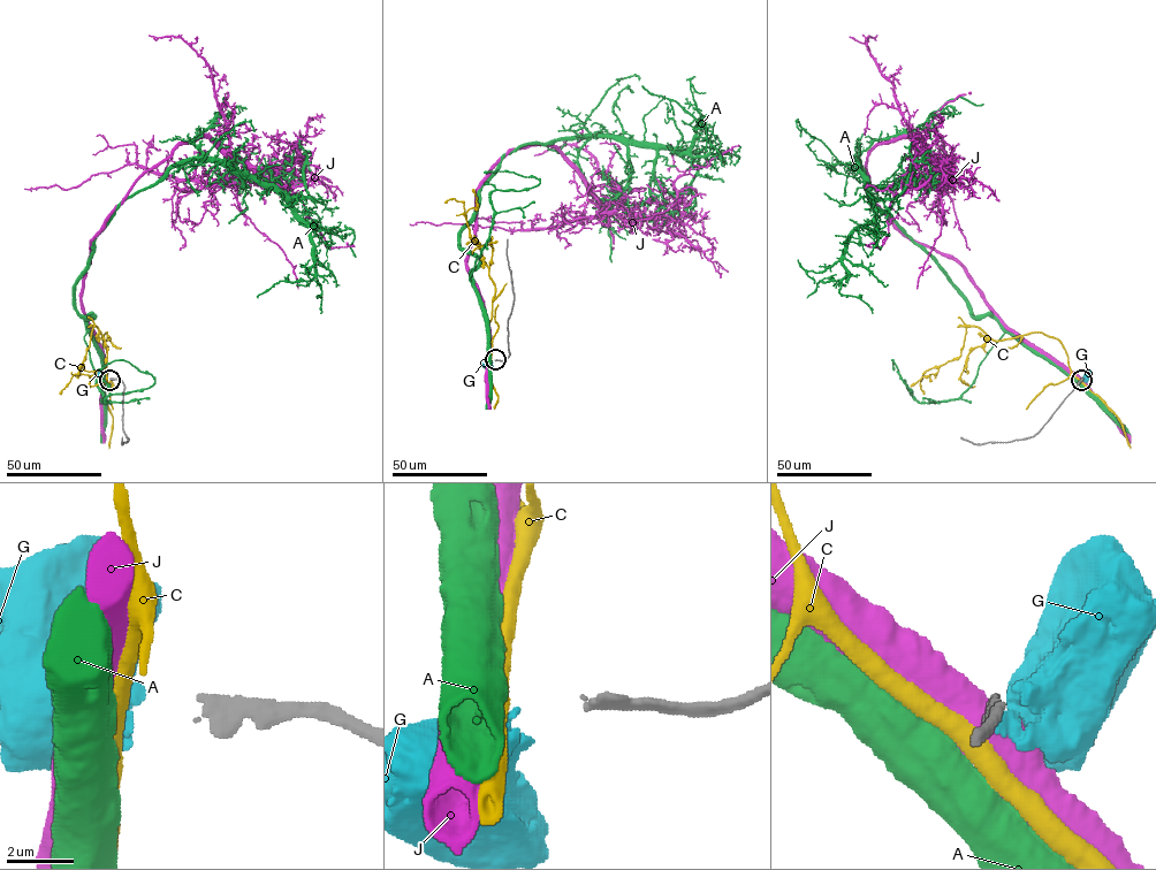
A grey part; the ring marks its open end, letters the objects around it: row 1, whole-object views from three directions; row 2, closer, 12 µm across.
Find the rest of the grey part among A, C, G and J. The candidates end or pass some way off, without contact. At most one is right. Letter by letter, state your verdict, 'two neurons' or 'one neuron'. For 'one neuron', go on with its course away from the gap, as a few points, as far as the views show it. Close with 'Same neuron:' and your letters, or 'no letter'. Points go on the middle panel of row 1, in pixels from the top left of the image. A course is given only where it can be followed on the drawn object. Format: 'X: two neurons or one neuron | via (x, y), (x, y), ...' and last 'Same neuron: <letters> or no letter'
A: two neurons
C: two neurons
G: one neuron
J: two neurons
Same neuron: G

